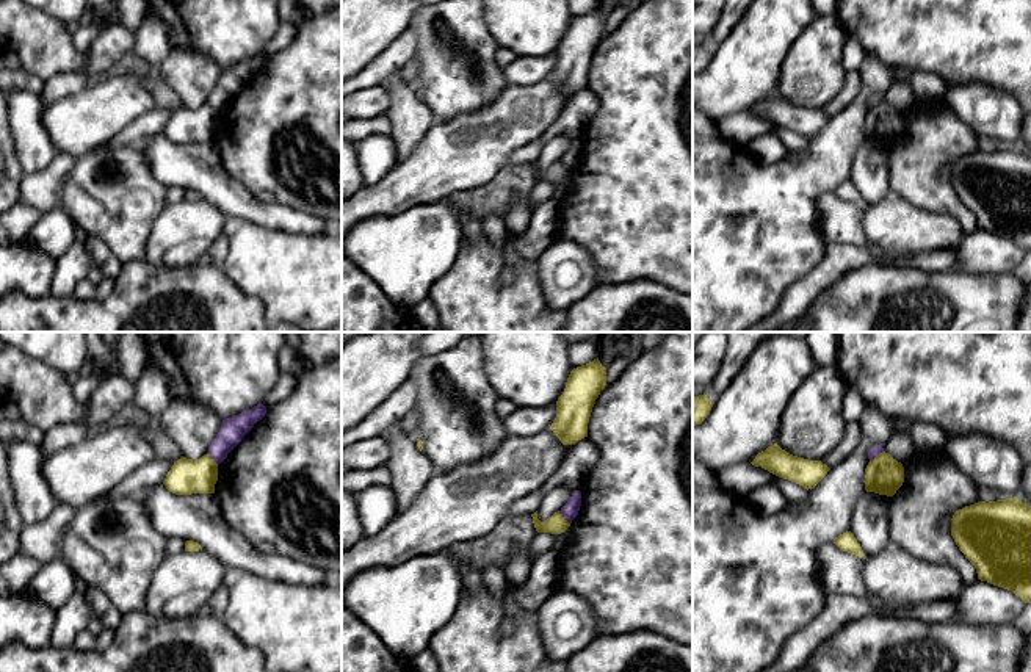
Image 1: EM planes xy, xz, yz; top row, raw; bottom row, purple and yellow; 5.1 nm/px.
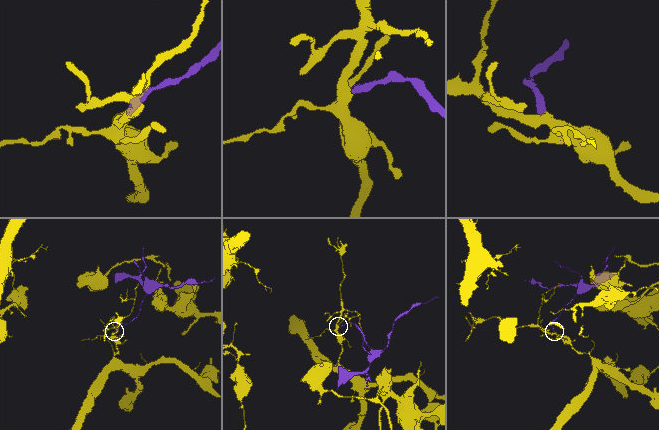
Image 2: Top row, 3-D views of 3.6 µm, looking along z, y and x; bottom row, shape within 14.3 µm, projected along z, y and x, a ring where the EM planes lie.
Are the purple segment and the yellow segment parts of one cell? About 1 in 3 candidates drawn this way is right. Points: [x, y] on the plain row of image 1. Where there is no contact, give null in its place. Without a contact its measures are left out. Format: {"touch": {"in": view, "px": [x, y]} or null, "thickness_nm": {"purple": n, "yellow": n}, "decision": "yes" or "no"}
{"touch": {"in": "yz", "px": [876, 104]}, "thickness_nm": {"purple": 50, "yellow": 200}, "decision": "no"}

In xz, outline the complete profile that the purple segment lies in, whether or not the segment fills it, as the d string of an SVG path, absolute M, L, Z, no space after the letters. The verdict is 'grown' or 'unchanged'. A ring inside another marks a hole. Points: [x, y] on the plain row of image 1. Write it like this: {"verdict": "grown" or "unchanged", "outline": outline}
{"verdict": "unchanged", "outline": "M573 139L572 146L567 149L567 152L561 157L563 166L572 172L572 169L578 164L581 155L581 141Z"}

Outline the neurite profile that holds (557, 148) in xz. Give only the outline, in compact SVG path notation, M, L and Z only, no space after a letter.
M556 136L550 139L541 150L541 155L537 158L537 168L541 171L545 171L555 161L561 160L561 157L567 152L572 143L573 139L567 136Z

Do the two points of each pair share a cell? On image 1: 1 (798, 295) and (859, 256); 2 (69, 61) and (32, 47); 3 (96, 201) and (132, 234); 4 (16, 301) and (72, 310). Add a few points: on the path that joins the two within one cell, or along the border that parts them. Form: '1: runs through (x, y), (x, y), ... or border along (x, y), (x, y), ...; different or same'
1: runs through (813, 284), (843, 257); same
2: runs through (60, 54), (41, 47); same
3: runs through (105, 207), (122, 224); same
4: runs through (30, 314), (58, 314); same

